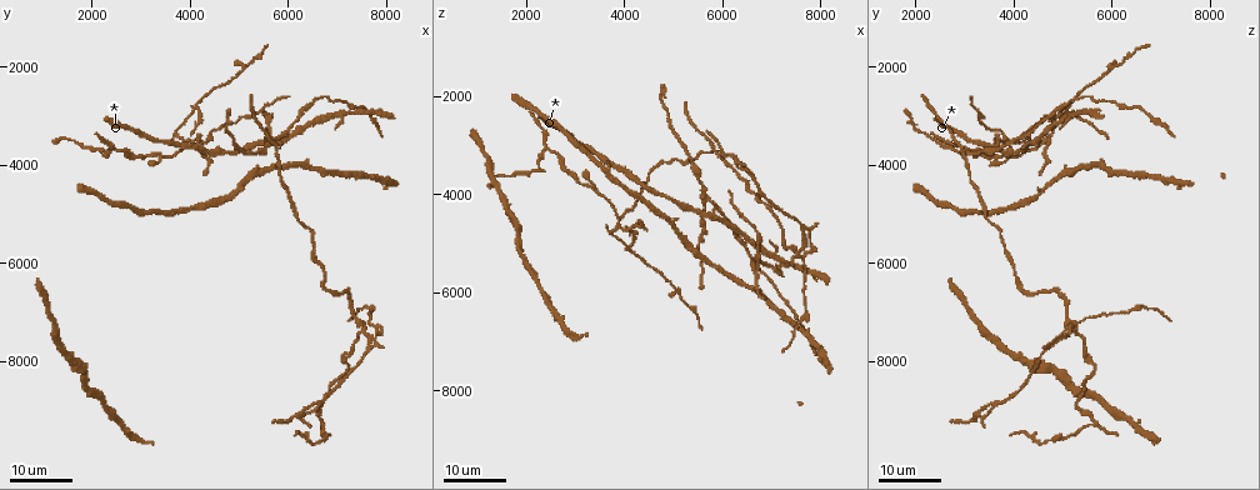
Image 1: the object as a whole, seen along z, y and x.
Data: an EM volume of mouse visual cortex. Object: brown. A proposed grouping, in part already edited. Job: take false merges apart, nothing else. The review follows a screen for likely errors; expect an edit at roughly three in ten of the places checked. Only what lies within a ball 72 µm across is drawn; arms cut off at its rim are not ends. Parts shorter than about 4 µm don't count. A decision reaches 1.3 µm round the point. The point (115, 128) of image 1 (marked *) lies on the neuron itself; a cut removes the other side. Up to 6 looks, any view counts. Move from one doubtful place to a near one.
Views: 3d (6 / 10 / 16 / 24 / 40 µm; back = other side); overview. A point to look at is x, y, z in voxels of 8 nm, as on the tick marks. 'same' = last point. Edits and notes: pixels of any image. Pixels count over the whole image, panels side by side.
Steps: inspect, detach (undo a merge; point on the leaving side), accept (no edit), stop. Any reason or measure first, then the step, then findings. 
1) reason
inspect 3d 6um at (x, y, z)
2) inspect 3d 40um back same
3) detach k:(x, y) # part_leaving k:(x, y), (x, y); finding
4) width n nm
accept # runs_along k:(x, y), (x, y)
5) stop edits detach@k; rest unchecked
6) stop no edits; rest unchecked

arms part here
inspect 3d 24um at (2350, 3700, 3050)

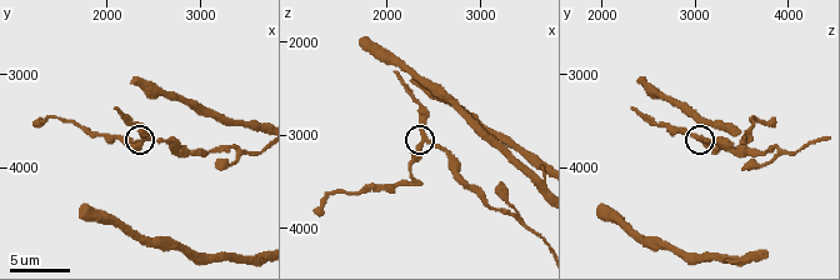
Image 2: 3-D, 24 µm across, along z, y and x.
zoom in
inspect 3d 10um at (2400, 3700, 3050)

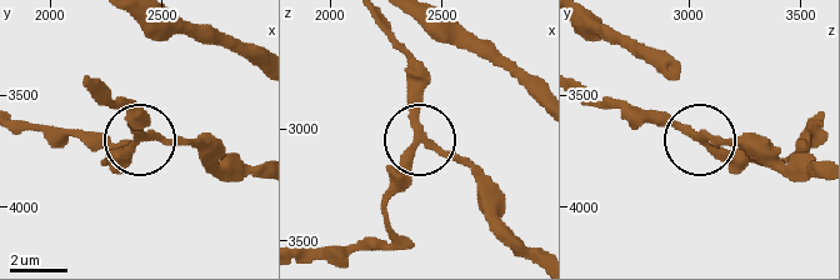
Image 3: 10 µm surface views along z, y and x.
arms 3
accept # runs_along 3:(814, 166), (785, 166), (636, 116); continuous, no second neuron

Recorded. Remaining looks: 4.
thick turns thin
inspect 3d 24um at (5450, 3700, 3450)

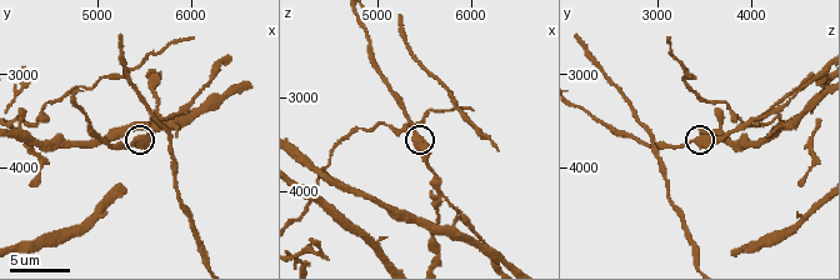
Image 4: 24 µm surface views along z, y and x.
zoom in
inspect 3d 6um at (5450, 3700, 3400)

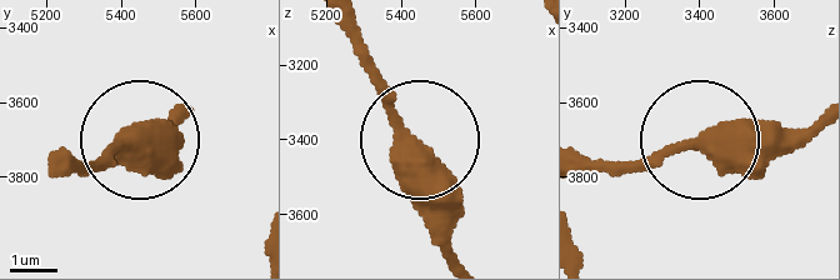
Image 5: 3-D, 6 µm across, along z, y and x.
width 520 nm
accept # runs_along 5:(454, 258), (439, 163), (390, 103), (359, 31); one neuron here

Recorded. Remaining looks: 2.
arms part here
inspect 3d 16um at (6200, 3100, 4550)

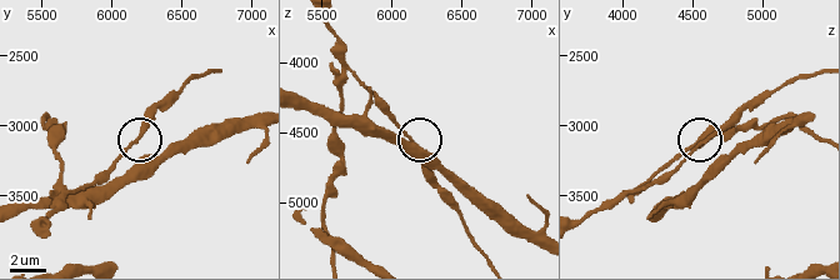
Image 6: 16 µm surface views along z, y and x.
inspect 3d 16um back at (6160, 3100, 4580)

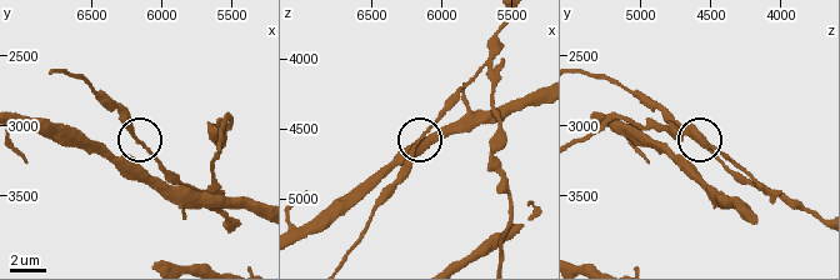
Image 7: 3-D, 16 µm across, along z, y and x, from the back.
arms 3
accept # one neuron here

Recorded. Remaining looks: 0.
stop no edits; rest unchecked

